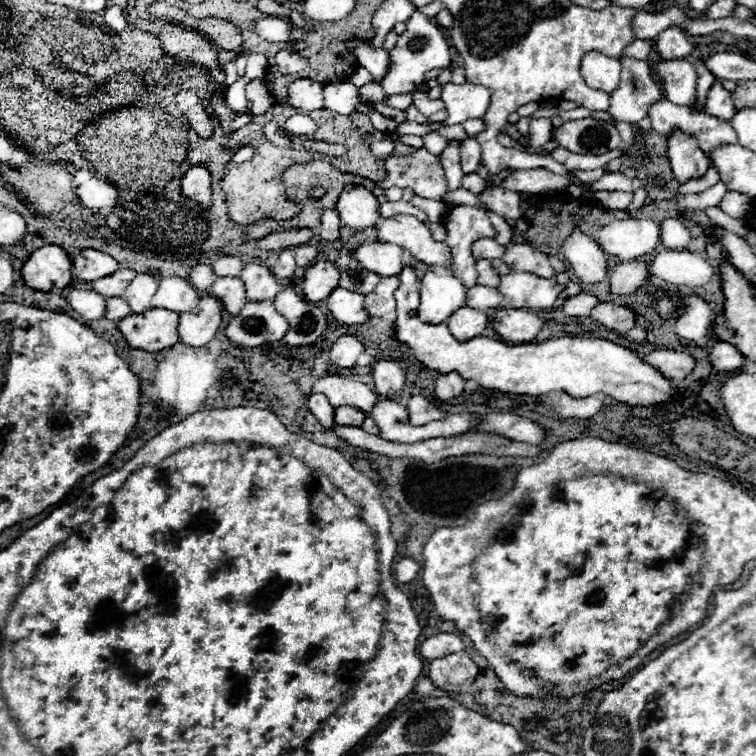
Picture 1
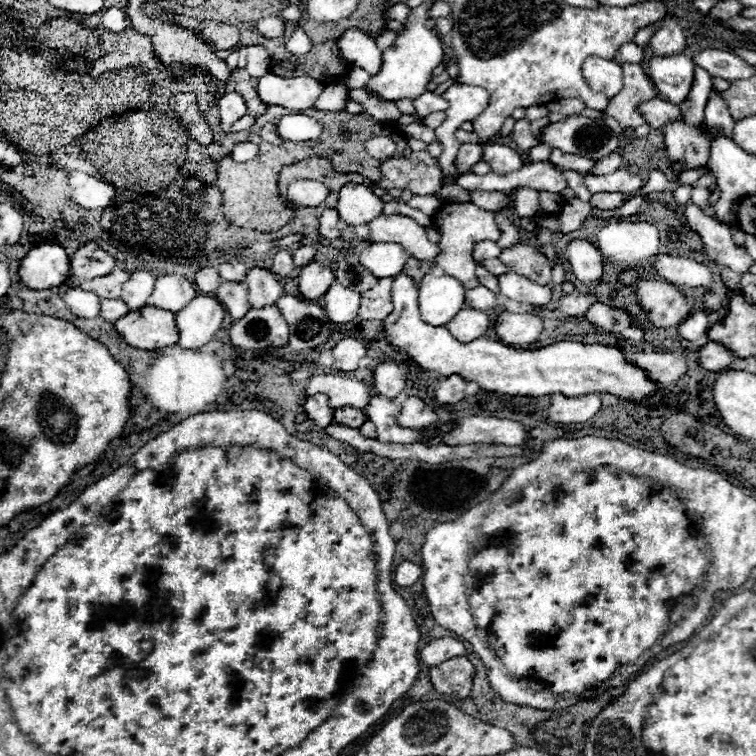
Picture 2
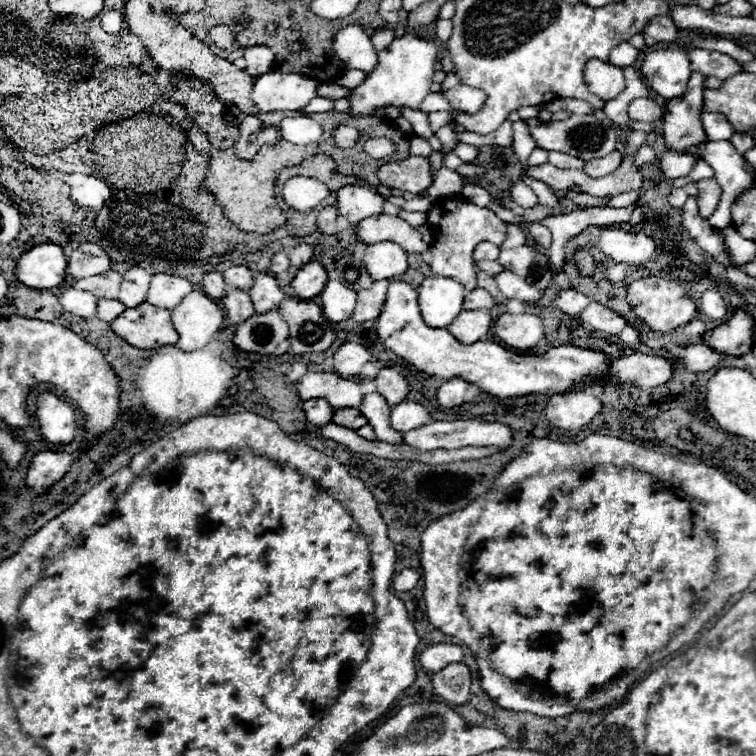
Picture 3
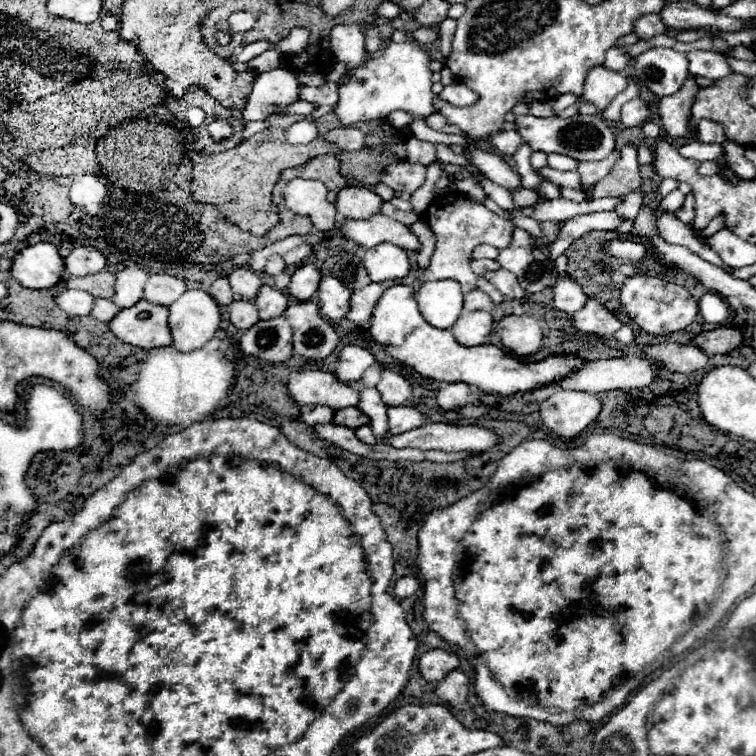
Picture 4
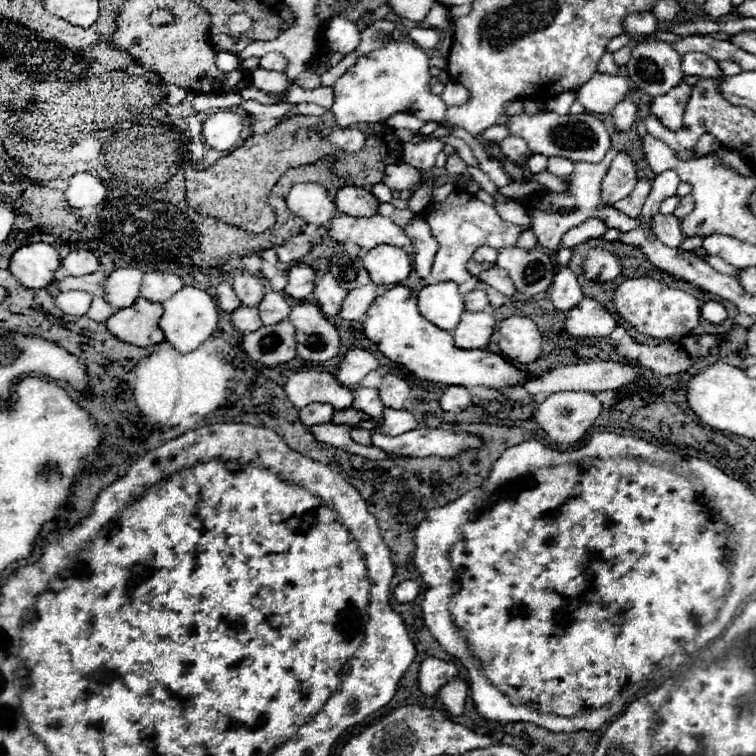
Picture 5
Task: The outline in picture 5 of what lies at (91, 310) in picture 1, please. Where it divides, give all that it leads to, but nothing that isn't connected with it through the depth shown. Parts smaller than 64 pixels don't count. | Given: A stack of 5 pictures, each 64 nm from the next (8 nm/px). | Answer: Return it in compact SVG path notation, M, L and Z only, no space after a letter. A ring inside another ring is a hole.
M68 290L68 292L60 292L54 300L62 312L72 316L84 316L92 304L92 294L82 290Z

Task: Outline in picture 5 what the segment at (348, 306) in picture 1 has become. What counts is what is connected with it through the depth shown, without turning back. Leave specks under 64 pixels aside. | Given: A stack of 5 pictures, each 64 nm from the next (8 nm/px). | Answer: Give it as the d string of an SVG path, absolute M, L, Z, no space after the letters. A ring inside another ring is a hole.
M326 272L326 274L320 274L316 278L316 286L314 286L314 292L312 292L312 298L316 300L318 308L326 314L326 316L336 316L342 308L342 302L344 298L348 296L348 290L340 288L338 280Z

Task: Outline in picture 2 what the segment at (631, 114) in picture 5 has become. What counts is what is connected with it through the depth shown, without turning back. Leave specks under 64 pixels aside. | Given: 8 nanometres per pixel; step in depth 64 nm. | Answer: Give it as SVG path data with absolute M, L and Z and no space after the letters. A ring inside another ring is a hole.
M654 98L654 100L640 104L638 110L646 118L646 122L658 130L662 130L672 120L684 120L682 110L676 104L672 104L668 100L660 100L660 98Z

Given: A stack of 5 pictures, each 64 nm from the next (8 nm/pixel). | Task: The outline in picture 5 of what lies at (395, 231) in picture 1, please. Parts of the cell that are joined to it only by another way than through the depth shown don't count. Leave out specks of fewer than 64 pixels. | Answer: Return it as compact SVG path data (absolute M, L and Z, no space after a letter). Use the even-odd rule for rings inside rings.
M338 216L328 226L330 238L338 240L340 244L352 242L360 248L374 248L378 244L392 244L400 248L412 248L410 236L396 226L386 216L372 216L372 218L352 218L352 216Z

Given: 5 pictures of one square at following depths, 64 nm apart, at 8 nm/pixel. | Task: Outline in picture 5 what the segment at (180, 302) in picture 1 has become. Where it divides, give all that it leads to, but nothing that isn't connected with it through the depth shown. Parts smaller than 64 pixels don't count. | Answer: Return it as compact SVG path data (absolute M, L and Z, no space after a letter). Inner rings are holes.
M148 272L144 274L140 296L146 296L146 300L158 300L158 304L162 304L164 300L168 300L168 296L174 296L174 292L178 292L182 286L182 280L174 274Z

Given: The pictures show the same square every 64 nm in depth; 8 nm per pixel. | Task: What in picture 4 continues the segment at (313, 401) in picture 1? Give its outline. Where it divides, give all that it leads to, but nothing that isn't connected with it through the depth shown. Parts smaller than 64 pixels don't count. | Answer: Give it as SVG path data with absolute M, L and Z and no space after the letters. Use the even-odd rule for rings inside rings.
M322 404L302 406L300 412L302 412L302 418L308 426L316 426L316 424L322 424L322 422L332 422L332 416L334 416L334 410L330 406L322 406Z

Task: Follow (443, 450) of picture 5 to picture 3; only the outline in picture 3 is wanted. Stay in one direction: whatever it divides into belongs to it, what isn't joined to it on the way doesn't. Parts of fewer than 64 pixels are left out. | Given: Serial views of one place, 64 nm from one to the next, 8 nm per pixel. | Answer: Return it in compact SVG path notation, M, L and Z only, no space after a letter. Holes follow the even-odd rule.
M434 420L426 426L410 430L404 434L404 444L416 446L420 450L436 450L436 448L464 448L464 446L510 446L514 432L508 424L500 422L484 422L484 420Z

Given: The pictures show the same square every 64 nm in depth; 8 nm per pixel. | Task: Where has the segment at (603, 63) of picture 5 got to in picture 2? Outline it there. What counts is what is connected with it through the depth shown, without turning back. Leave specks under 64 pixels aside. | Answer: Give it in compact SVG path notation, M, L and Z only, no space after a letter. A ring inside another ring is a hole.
M628 42L628 44L624 44L624 46L616 52L614 60L620 62L620 64L622 64L622 62L642 62L644 54L646 54L646 48L644 48L644 46L638 46L638 44L634 44L634 42Z

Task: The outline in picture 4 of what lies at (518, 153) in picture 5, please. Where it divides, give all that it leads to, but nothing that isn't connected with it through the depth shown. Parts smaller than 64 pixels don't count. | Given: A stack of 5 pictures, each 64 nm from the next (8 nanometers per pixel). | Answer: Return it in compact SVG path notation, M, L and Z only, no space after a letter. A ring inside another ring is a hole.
M506 130L506 132L494 132L492 136L486 138L486 142L494 144L494 148L498 148L502 154L512 156L516 148L522 144L522 138L514 130Z

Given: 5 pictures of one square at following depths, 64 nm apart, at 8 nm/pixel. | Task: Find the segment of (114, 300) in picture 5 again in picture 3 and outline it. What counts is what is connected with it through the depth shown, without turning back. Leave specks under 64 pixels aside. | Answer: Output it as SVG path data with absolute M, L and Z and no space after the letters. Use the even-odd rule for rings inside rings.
M132 268L124 272L118 300L126 308L134 308L134 304L142 304L142 300L146 300L146 292L150 290L150 280L152 274L142 268Z

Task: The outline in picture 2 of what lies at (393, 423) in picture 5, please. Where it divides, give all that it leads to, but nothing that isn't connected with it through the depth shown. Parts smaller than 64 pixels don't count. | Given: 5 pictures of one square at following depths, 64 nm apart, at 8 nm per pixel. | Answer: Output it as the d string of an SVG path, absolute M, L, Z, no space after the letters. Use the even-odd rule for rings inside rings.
M410 396L402 404L402 412L398 416L398 424L404 428L424 428L438 420L440 420L438 414L434 410L430 410L418 396Z

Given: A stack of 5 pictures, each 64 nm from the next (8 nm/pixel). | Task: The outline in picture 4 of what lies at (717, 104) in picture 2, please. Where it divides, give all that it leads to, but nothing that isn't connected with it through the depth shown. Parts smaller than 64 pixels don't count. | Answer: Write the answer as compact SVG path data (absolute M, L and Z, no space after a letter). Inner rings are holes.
M702 118L698 124L698 140L702 142L724 142L726 134L724 134L724 126L718 122L712 122L708 118Z

